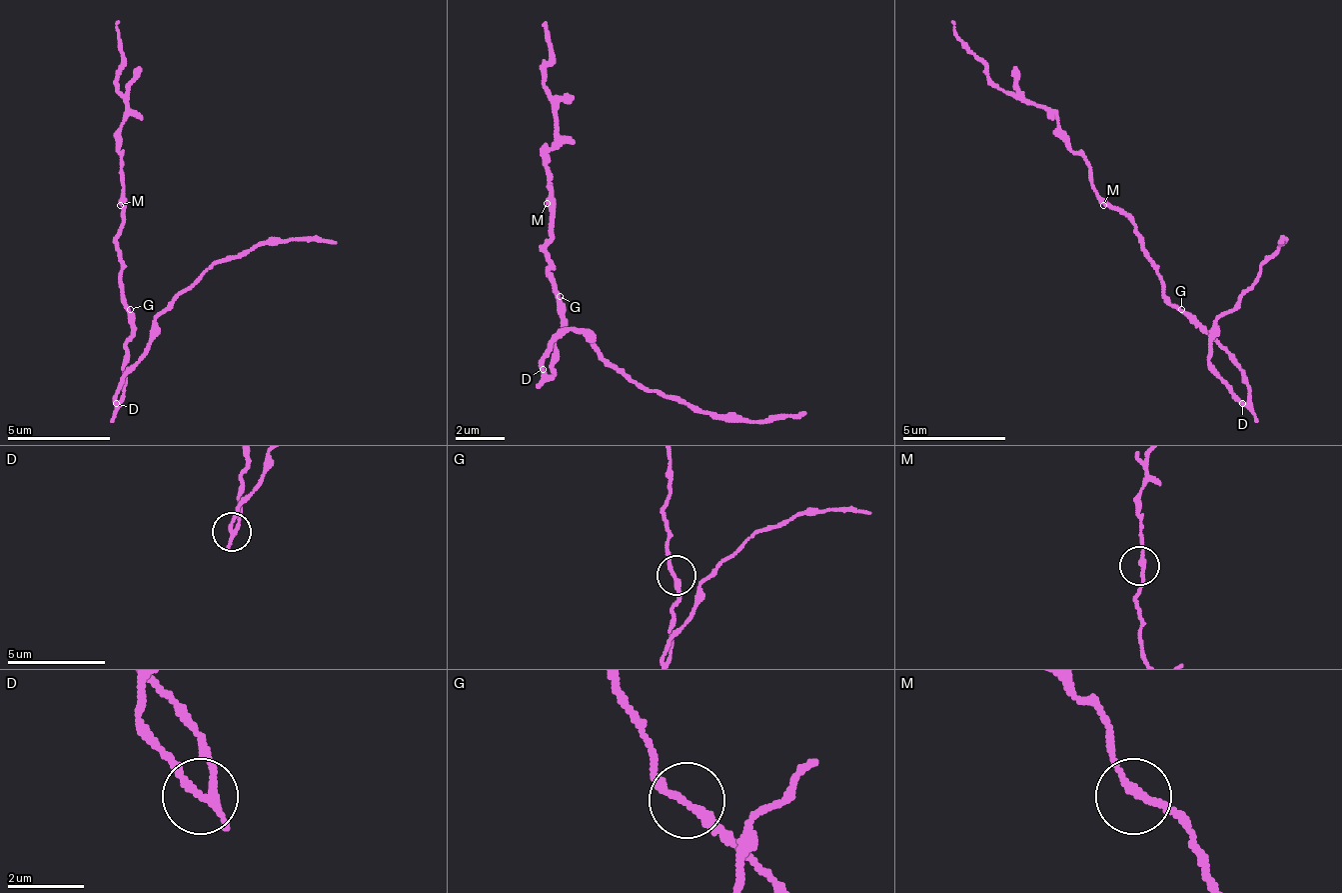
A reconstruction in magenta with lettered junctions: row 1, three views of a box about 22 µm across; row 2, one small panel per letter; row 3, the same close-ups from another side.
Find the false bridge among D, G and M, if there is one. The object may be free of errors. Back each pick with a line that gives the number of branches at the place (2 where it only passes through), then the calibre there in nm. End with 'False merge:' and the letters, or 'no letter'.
D: branches 2; calibre 200 nm
False merge: D

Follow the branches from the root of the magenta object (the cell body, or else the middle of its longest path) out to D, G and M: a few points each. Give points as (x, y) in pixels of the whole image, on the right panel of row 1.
D: (1207, 334), (1243, 376), (1248, 386), (1248, 397), (1243, 402)
G: (1207, 334), (1181, 309)
M: (1207, 334), (1165, 293), (1165, 283), (1139, 231), (1119, 210), (1108, 210), (1103, 205)

